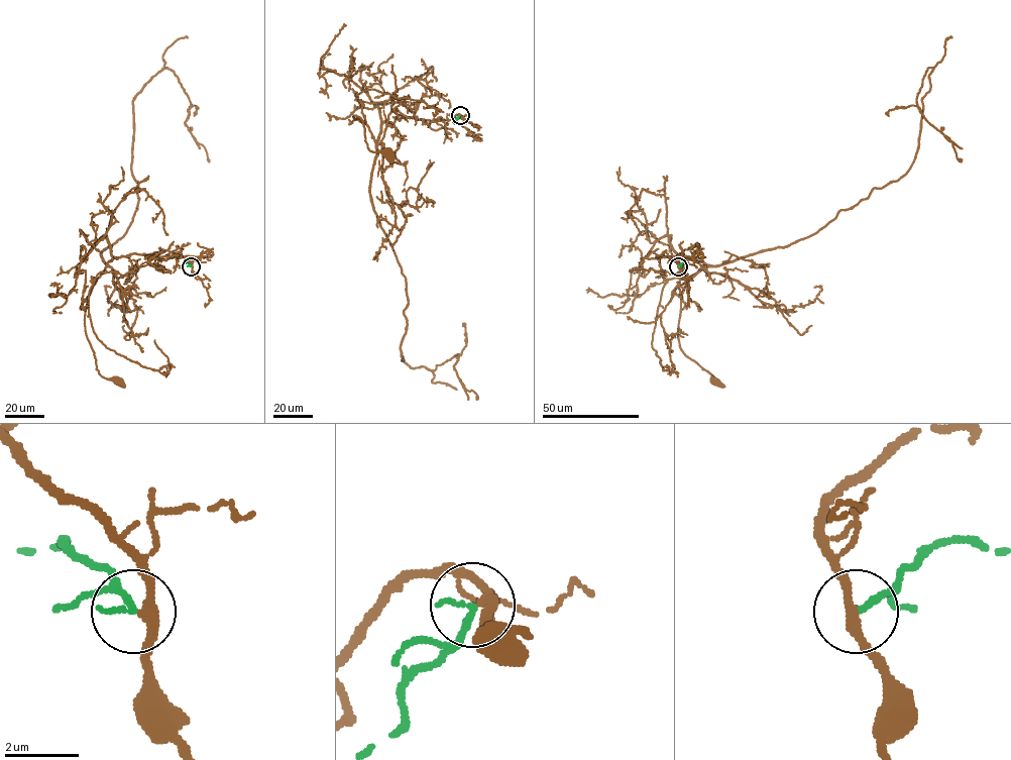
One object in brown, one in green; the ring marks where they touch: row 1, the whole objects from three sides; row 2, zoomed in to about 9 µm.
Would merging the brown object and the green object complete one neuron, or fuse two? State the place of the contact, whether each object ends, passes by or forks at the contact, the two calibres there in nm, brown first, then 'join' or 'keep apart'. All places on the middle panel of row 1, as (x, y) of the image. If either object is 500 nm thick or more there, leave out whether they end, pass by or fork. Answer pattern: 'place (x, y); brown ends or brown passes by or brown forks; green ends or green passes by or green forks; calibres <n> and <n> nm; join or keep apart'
place (460, 115); brown passes by; green ends; calibres 280 and 200 nm; join

